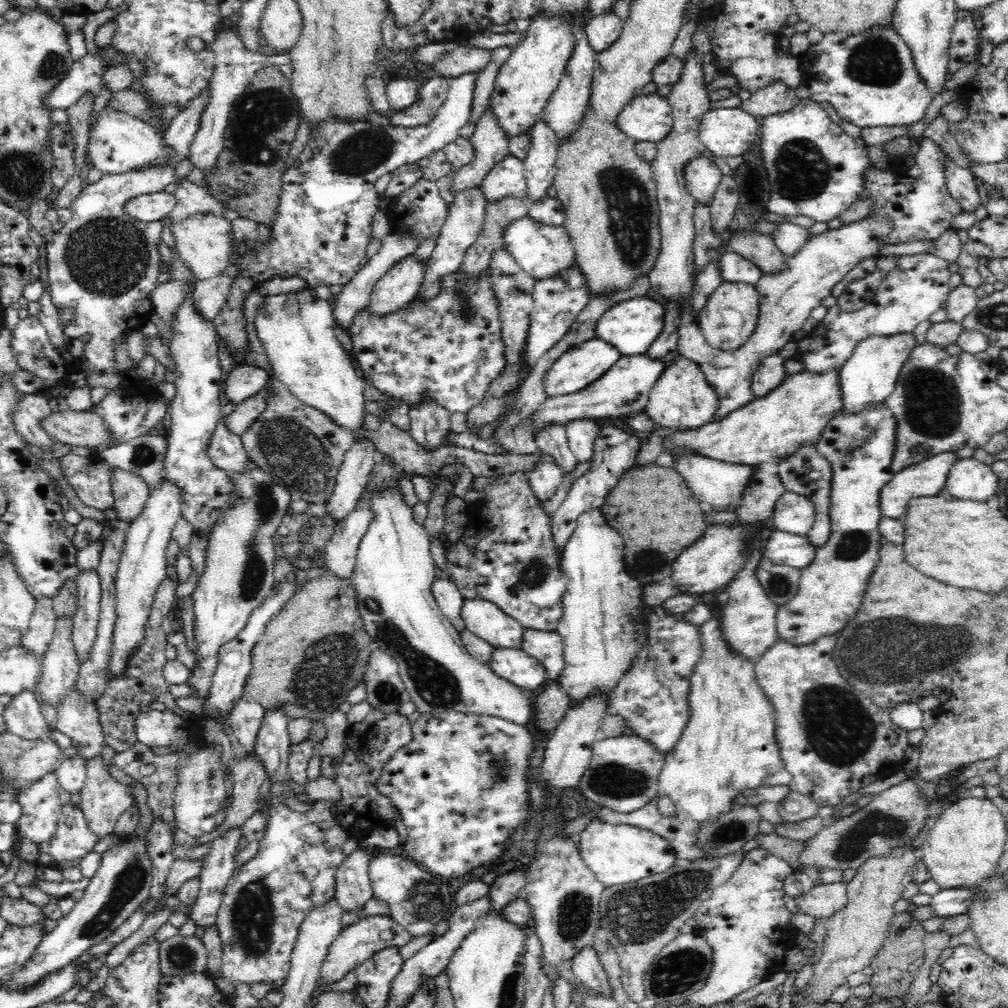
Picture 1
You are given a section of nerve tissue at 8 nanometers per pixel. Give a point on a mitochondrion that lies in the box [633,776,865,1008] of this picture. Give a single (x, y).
(678, 971)

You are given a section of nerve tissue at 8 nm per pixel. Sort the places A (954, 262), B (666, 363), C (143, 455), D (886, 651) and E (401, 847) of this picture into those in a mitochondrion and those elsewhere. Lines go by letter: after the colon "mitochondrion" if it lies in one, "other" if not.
A: other
B: other
C: mitochondrion
D: mitochondrion
E: other

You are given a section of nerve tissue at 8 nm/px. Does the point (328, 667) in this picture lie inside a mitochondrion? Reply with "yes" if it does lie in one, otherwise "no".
yes

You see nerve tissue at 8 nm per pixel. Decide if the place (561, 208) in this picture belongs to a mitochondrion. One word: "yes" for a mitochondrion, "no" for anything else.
no

